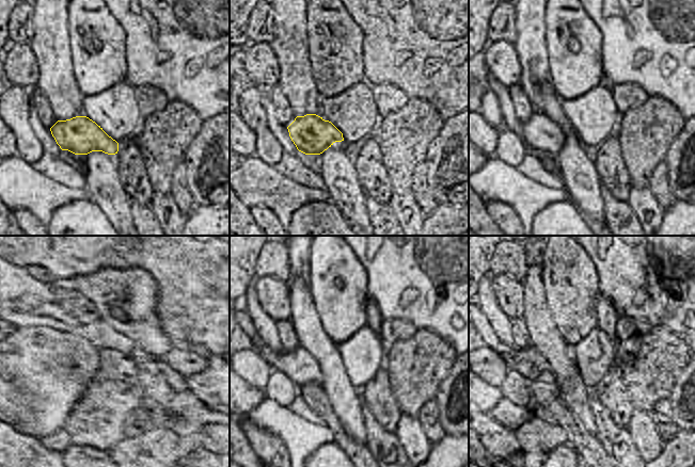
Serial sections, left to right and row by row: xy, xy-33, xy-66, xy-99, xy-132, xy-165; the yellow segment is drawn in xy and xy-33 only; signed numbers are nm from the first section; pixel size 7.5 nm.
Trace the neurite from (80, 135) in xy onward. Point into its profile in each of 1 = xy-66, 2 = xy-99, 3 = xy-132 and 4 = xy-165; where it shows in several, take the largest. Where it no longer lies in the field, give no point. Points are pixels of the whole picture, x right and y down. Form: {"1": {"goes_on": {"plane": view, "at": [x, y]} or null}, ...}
{"1": {"goes_on": {"plane": "xy-66", "at": [542, 133]}}, "2": {"goes_on": {"plane": "xy-99", "at": [63, 372]}}, "3": {"goes_on": {"plane": "xy-132", "at": [299, 366]}}, "4": {"goes_on": {"plane": "xy-165", "at": [531, 364]}}}

